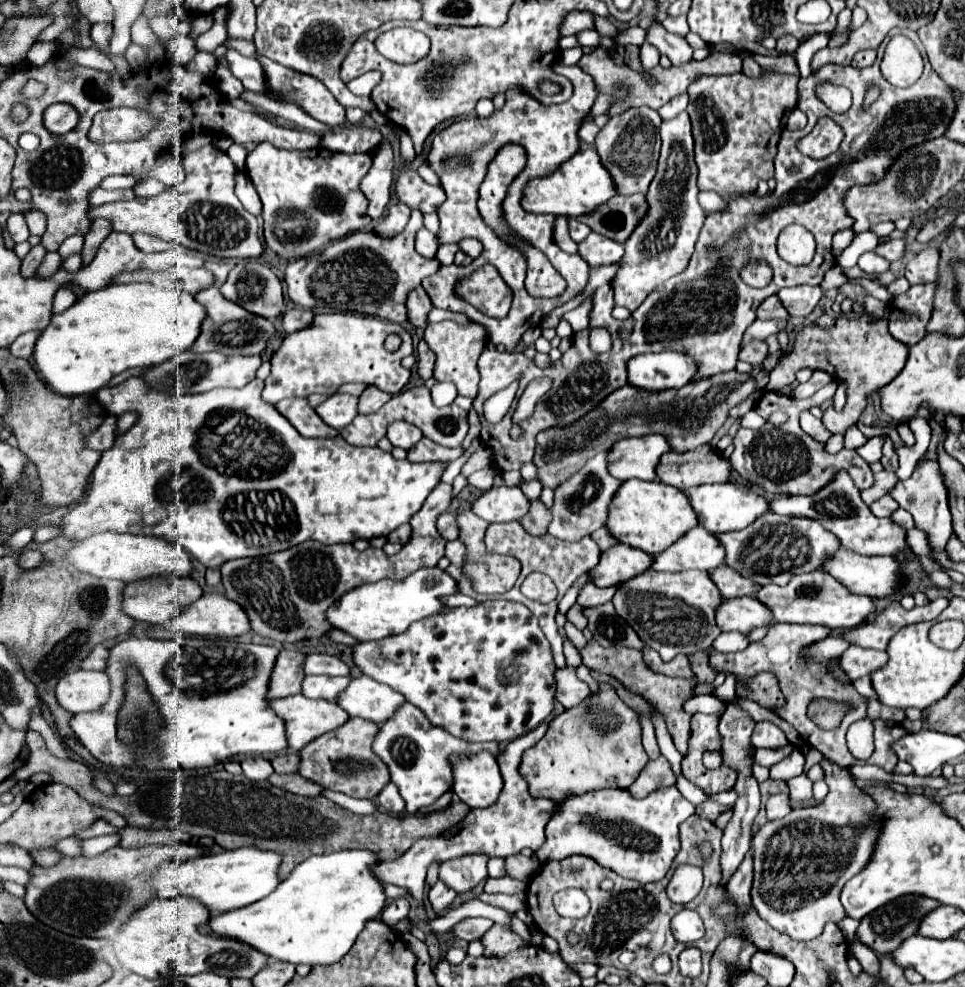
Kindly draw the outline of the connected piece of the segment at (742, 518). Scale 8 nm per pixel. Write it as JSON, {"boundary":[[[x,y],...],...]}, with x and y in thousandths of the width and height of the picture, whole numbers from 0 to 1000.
{"boundary":[[[741,489],[741,491],[724,491],[710,497],[716,516],[722,522],[722,528],[726,534],[731,534],[735,540],[745,542],[753,538],[766,538],[774,532],[778,532],[787,522],[795,518],[795,508],[784,502],[776,491],[766,489]]]}

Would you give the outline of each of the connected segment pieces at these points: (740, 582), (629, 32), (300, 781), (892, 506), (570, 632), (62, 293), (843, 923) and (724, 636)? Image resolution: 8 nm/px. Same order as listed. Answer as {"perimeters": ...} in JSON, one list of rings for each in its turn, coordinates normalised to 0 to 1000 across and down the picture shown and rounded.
{"perimeters":[[[[745,572],[735,579],[737,589],[743,593],[749,605],[770,605],[770,603],[782,603],[787,599],[787,593],[778,587],[770,587],[764,579],[760,579],[753,572]]],[[[650,27],[646,31],[641,31],[641,35],[637,37],[637,46],[650,48],[650,46],[666,46],[668,42],[668,29],[664,27]]],[[[285,783],[285,785],[281,785],[277,791],[279,791],[281,795],[285,795],[285,797],[293,797],[293,799],[299,801],[299,803],[316,805],[316,807],[326,807],[326,805],[331,805],[333,799],[335,799],[335,797],[328,797],[326,793],[314,789],[314,787],[308,785],[308,783],[304,783],[304,785],[287,785],[287,783]]],[[[915,502],[915,504],[913,504],[913,506],[909,506],[905,512],[901,512],[903,520],[905,520],[905,522],[909,522],[909,524],[921,524],[930,514],[932,514],[932,512],[930,512],[930,508],[927,508],[927,506],[923,506],[921,502]]],[[[587,630],[584,637],[587,640],[587,645],[594,649],[594,653],[596,653],[600,660],[608,653],[608,647],[606,647],[603,639],[600,639],[595,633]]],[[[72,287],[63,289],[61,295],[57,297],[57,305],[55,305],[55,317],[61,317],[61,315],[67,315],[69,311],[74,311],[76,307],[80,305],[80,299],[76,299],[76,293]]],[[[876,929],[868,934],[868,939],[873,943],[878,954],[882,954],[886,948],[887,942],[891,936],[891,933],[885,932],[881,929]]],[[[747,641],[741,649],[739,649],[739,658],[747,660],[747,662],[762,662],[762,660],[770,660],[776,653],[776,647],[768,641]]]]}

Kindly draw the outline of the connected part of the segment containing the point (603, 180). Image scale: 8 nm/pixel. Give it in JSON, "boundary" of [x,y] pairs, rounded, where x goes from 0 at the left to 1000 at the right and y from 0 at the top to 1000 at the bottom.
{"boundary":[[[604,151],[596,155],[590,163],[581,165],[571,177],[548,181],[542,191],[542,212],[548,216],[571,216],[585,220],[600,220],[612,216],[619,208],[627,206],[637,198],[637,187],[621,163],[617,151]]]}

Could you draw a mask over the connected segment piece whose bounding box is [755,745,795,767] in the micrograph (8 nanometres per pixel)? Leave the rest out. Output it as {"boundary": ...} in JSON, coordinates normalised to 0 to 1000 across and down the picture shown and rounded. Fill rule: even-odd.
{"boundary":[[[816,755],[811,759],[784,759],[782,773],[784,775],[791,775],[791,777],[799,777],[799,775],[807,773],[809,769],[813,769],[822,759],[824,759],[822,755]]]}

